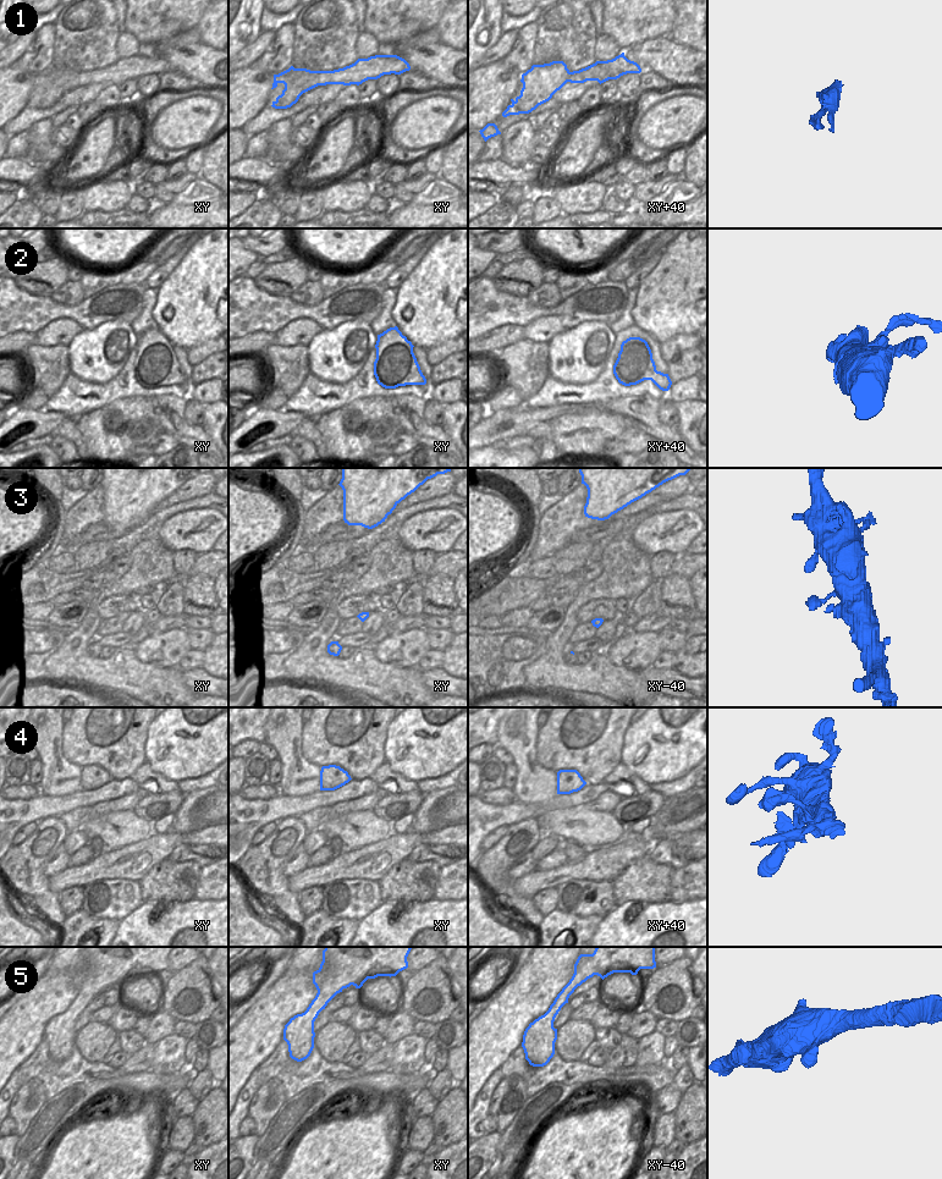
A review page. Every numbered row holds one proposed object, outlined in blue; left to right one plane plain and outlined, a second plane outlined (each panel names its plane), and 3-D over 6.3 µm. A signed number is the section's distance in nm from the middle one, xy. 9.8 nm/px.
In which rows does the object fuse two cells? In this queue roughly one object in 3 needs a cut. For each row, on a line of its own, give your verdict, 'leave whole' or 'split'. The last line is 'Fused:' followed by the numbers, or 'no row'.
1: split
2: split
3: leave whole
4: leave whole
5: leave whole
Fused: 1, 2

